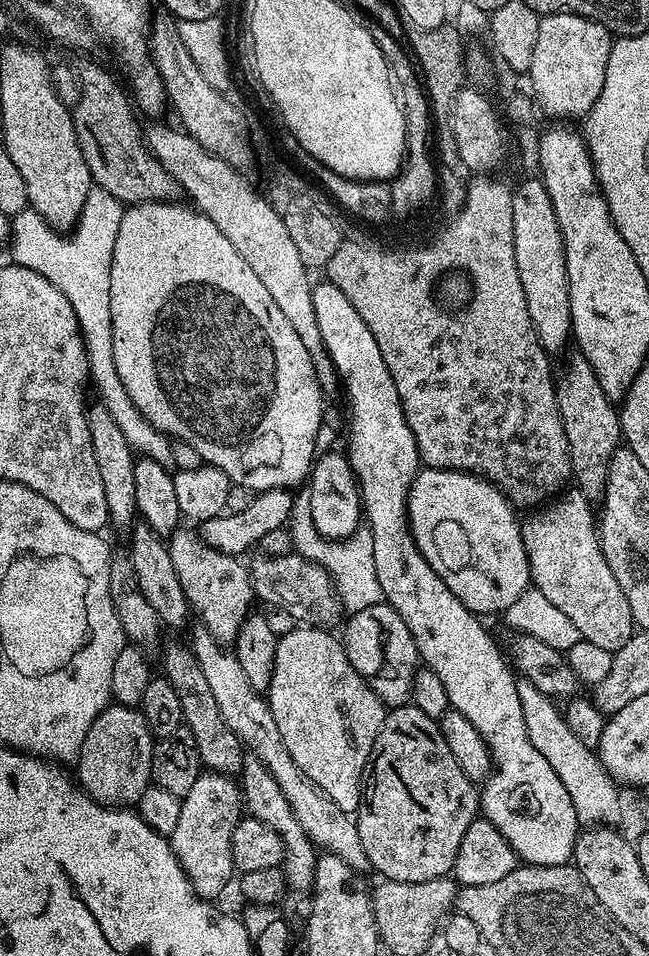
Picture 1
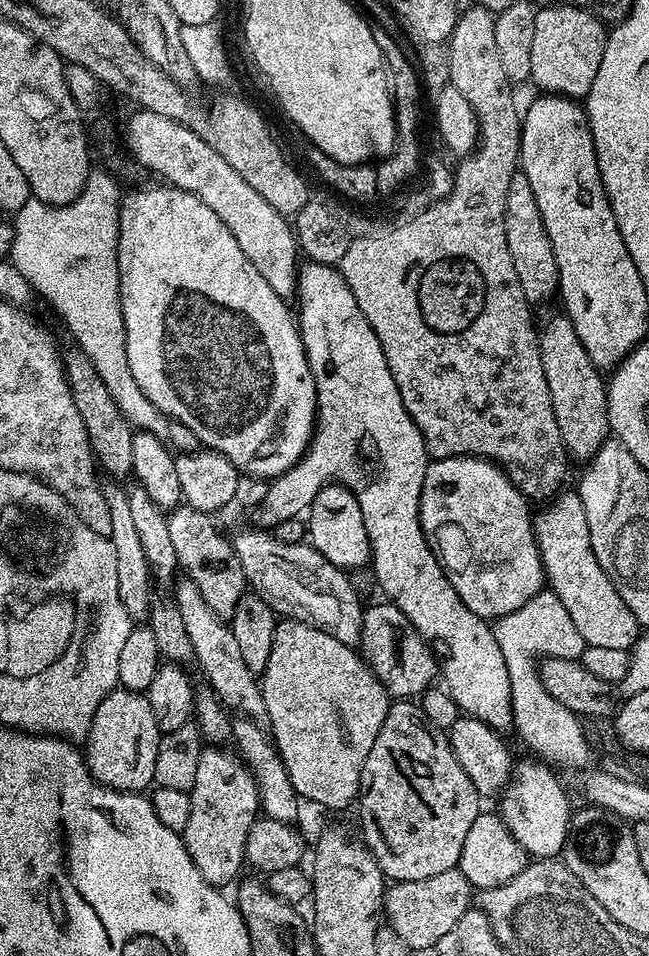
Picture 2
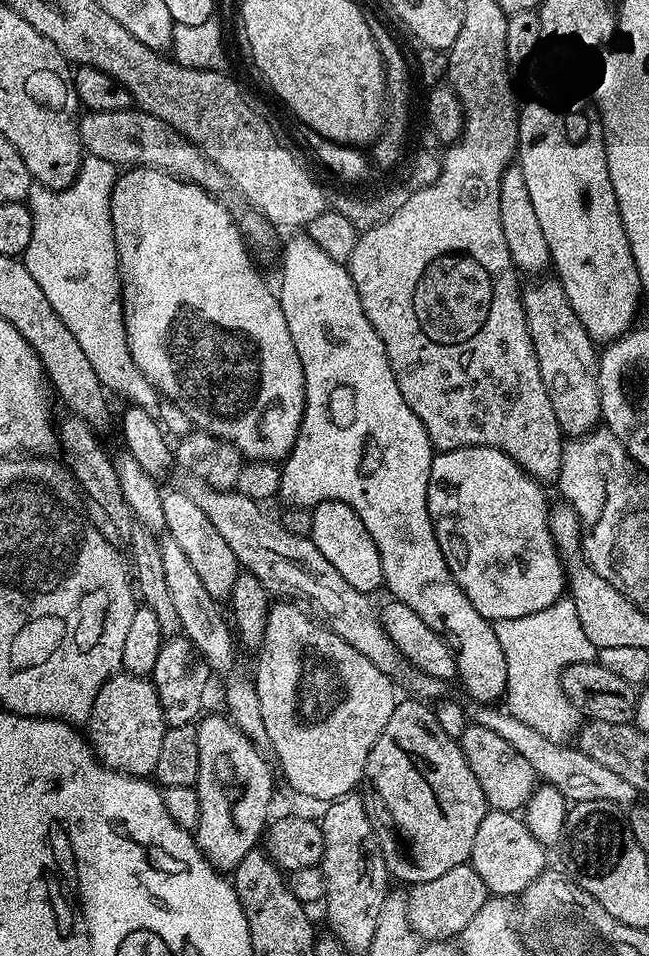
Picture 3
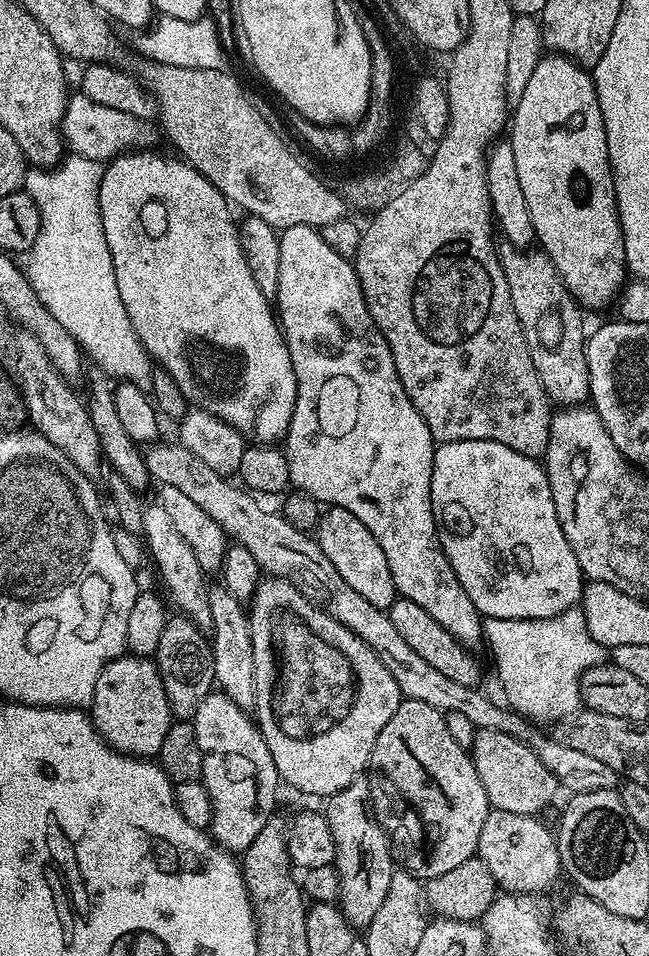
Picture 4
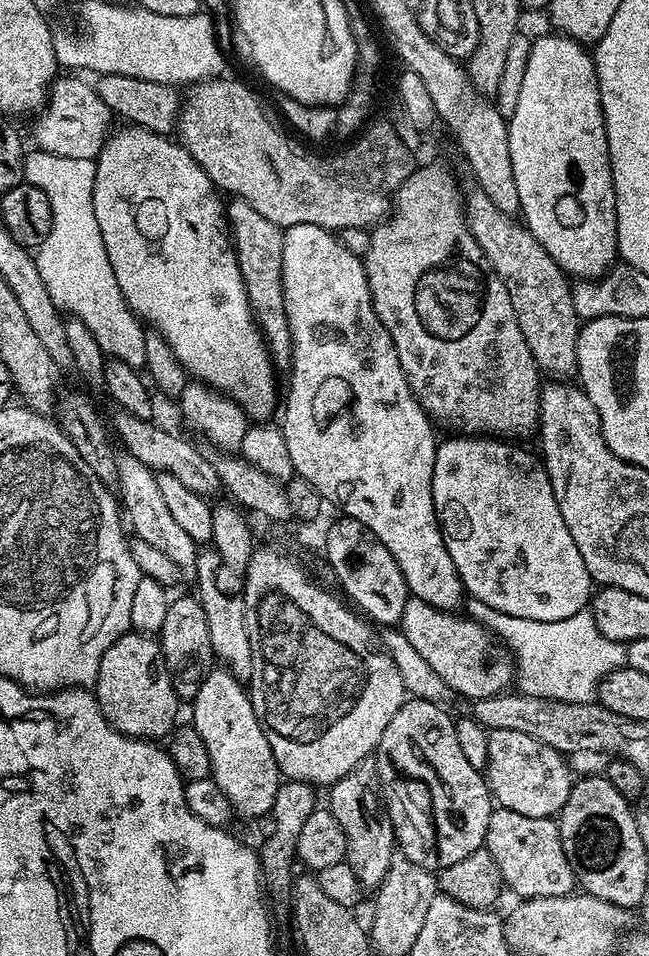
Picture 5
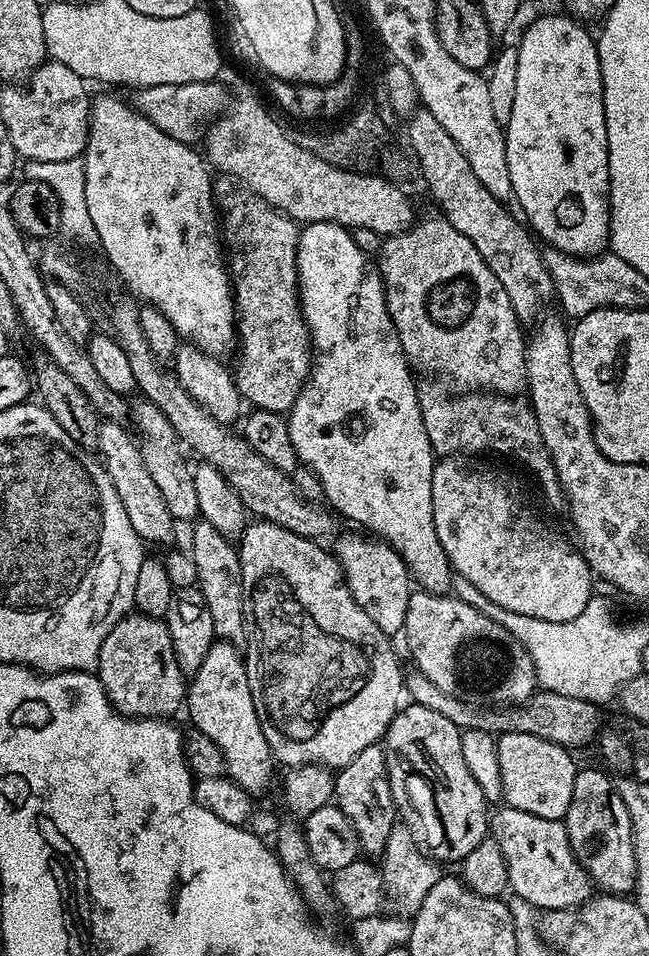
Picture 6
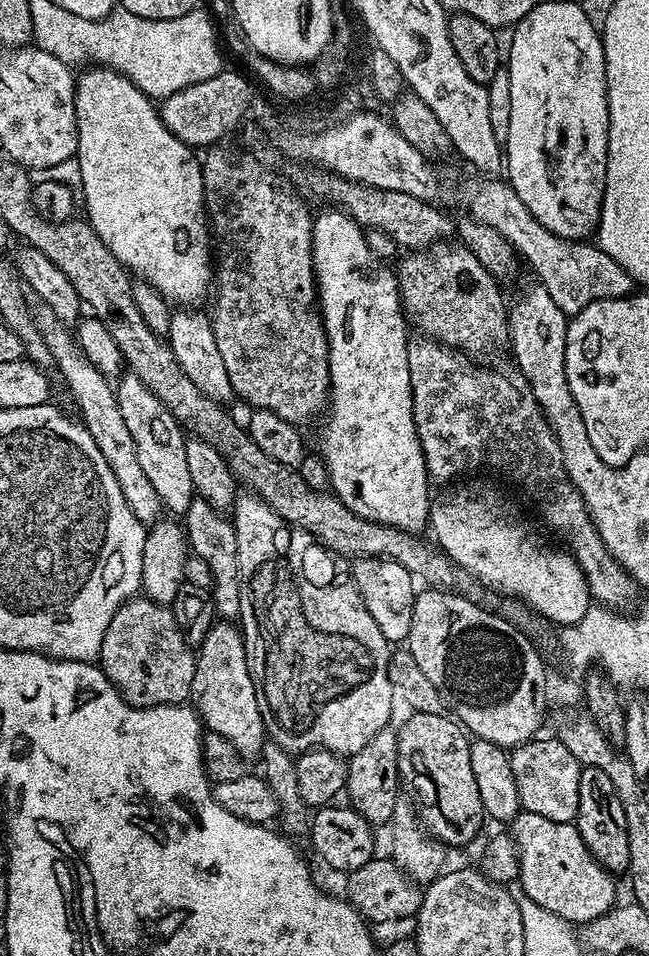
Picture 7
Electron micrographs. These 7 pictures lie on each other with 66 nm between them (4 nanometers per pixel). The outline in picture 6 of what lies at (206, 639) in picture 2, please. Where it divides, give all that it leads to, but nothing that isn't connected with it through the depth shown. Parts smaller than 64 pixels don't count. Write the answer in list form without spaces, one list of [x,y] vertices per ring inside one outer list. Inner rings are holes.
[[[104,420],[98,430],[95,449],[106,474],[110,474],[110,482],[114,482],[114,490],[118,490],[118,498],[122,498],[122,506],[126,509],[126,518],[130,518],[130,526],[134,526],[141,540],[149,545],[168,544],[172,540],[174,527],[172,515],[170,510],[166,510],[166,502],[146,470],[146,462],[142,462],[137,437],[127,427],[124,429],[124,426],[118,420]]]

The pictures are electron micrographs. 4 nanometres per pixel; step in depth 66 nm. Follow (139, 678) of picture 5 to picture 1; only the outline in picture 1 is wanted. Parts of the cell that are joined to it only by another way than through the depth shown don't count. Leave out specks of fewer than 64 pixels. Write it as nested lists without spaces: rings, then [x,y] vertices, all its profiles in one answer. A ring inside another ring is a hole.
[[[115,702],[90,722],[86,742],[74,762],[78,783],[92,799],[109,808],[139,805],[142,794],[153,783],[152,749],[154,737],[139,707],[127,708]]]

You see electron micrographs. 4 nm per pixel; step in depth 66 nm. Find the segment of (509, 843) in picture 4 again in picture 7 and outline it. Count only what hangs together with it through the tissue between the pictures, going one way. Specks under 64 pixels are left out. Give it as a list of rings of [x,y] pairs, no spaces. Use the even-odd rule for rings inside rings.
[[[520,811],[510,822],[510,835],[520,851],[522,889],[543,909],[552,911],[572,926],[586,926],[594,918],[616,907],[616,880],[586,850],[575,823],[550,822],[542,814]]]

